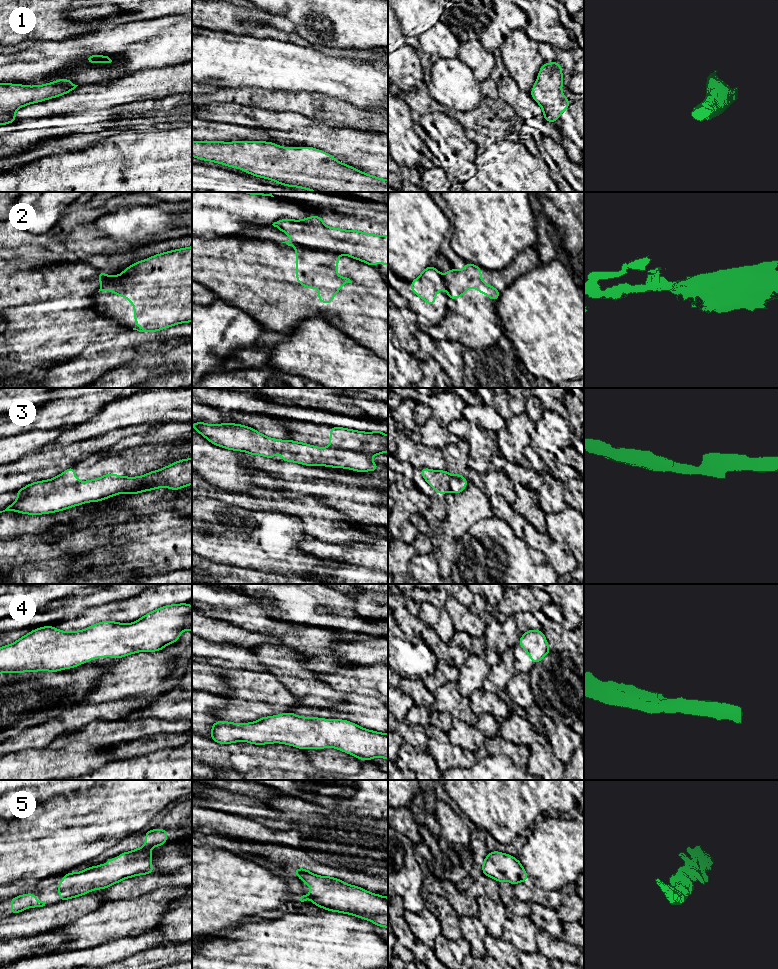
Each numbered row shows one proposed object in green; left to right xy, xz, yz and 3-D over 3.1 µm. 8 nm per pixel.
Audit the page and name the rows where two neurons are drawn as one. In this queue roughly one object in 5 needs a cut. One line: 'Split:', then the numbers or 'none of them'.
Split: 2, 3

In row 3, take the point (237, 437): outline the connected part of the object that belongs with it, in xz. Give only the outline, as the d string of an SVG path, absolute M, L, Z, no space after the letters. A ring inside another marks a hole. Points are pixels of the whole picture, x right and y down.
M196 422L192 423L192 427L216 446L244 451L250 455L274 459L275 452L278 451L281 461L297 462L307 466L347 468L357 472L378 471L378 464L361 452L321 448L293 440L272 439L251 427L229 422L220 425Z

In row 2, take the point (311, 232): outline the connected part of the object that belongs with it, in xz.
M311 216L304 220L283 219L274 222L272 225L290 235L299 246L344 254L372 267L376 263L388 265L388 235L380 236L357 230L349 231L327 227L323 223L322 216Z

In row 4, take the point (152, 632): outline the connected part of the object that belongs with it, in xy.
M189 603L163 606L130 624L106 620L85 630L73 632L44 626L27 633L12 644L0 647L0 673L58 672L75 668L95 658L120 659L142 651L161 651L165 646L178 641L183 630L192 632L192 607Z

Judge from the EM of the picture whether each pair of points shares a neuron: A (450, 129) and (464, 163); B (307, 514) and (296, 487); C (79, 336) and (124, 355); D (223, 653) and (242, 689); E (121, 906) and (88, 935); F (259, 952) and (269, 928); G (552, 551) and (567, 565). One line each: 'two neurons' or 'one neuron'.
A: one neuron
B: two neurons
C: two neurons
D: two neurons
E: one neuron
F: one neuron
G: one neuron

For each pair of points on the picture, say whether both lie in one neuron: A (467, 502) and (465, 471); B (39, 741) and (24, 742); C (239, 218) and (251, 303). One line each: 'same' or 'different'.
A: different
B: same
C: different

